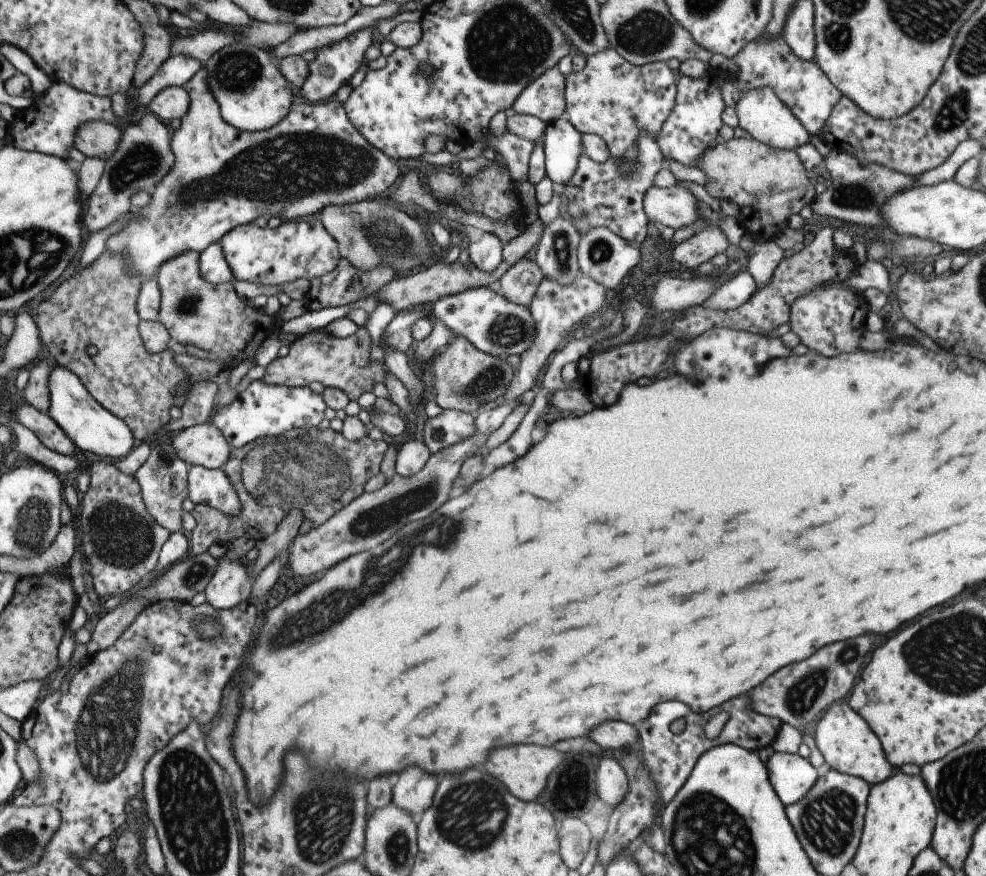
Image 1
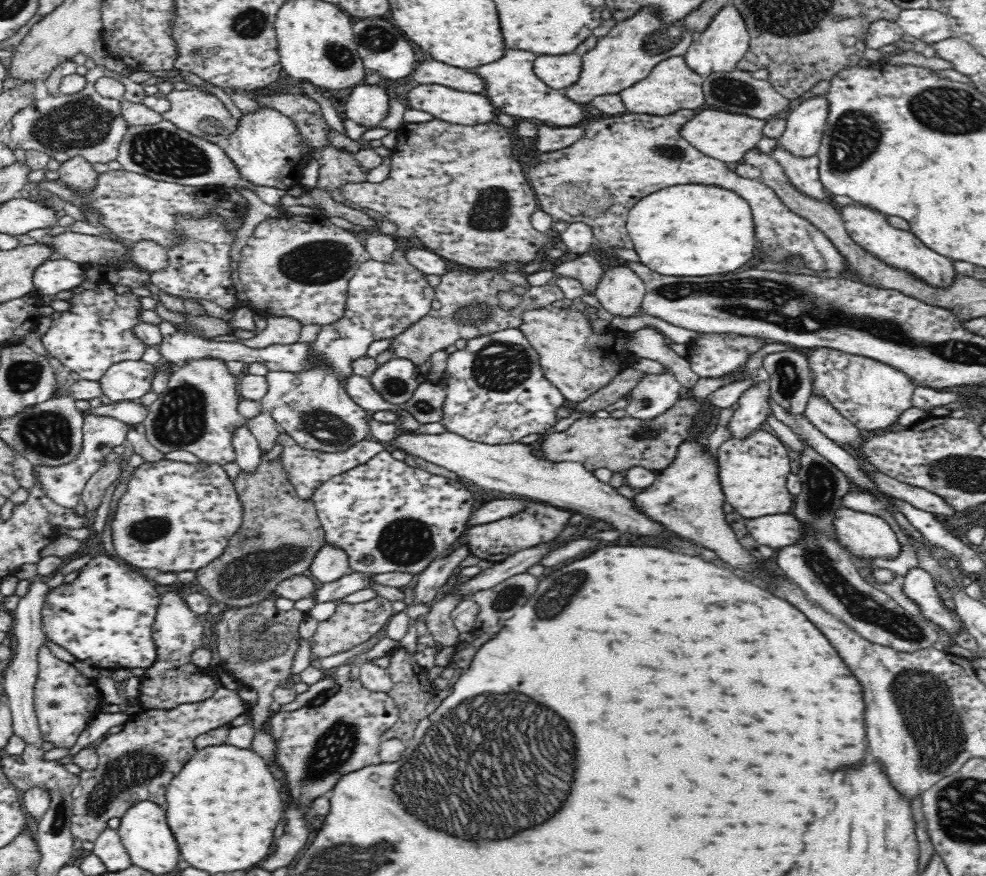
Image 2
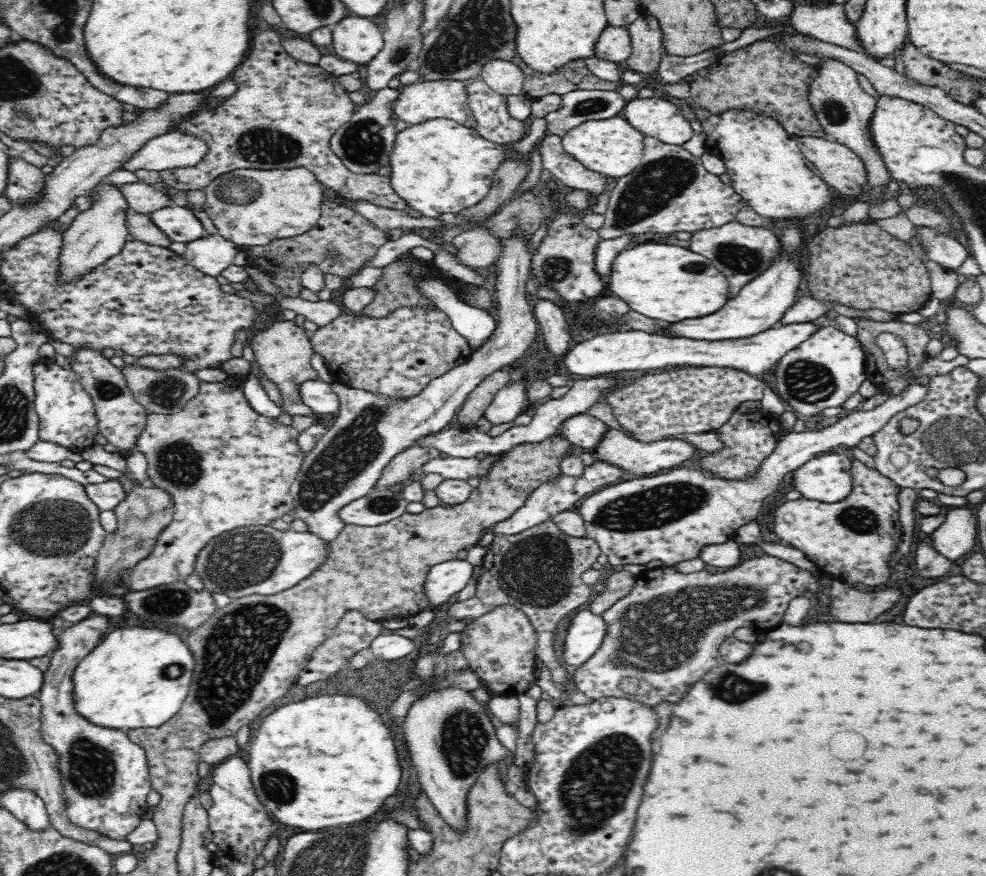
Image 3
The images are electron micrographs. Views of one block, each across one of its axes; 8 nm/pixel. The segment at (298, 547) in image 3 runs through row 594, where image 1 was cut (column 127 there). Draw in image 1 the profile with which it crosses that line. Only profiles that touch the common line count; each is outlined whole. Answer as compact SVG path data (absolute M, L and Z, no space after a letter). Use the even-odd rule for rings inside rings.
M202 66L200 70L183 86L189 92L189 107L186 114L181 118L181 124L177 131L172 133L171 147L175 156L174 166L171 171L150 190L152 201L145 208L133 207L130 212L138 214L138 219L132 222L126 229L119 234L115 234L105 242L105 248L111 253L124 251L127 256L127 275L138 275L140 280L149 279L149 276L154 272L155 268L160 268L166 260L176 255L181 255L181 252L196 251L201 253L205 248L208 248L212 243L218 243L223 236L233 228L240 225L245 225L254 222L258 217L278 217L282 221L296 221L298 219L317 217L318 213L332 204L352 204L360 201L368 201L373 199L376 194L380 194L390 188L398 177L400 170L398 164L393 158L386 156L378 148L372 146L358 132L357 128L350 122L346 116L343 104L330 100L330 102L311 103L311 102L294 102L285 118L276 123L272 128L261 131L241 131L235 126L228 124L221 115L220 107L216 98L212 94L207 83L207 70Z

